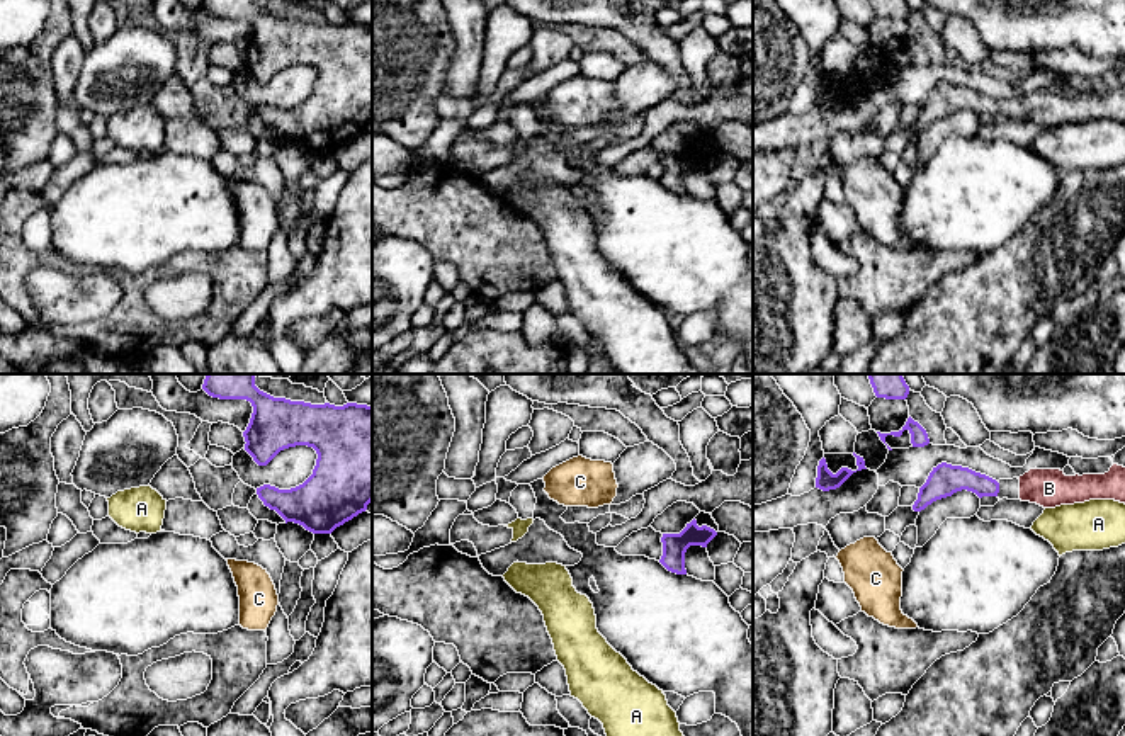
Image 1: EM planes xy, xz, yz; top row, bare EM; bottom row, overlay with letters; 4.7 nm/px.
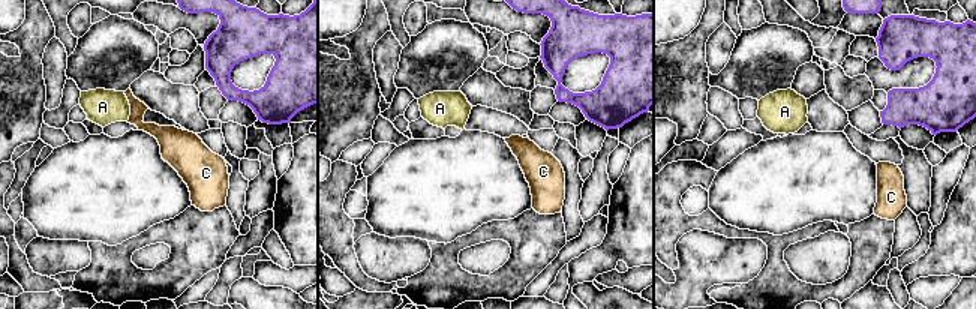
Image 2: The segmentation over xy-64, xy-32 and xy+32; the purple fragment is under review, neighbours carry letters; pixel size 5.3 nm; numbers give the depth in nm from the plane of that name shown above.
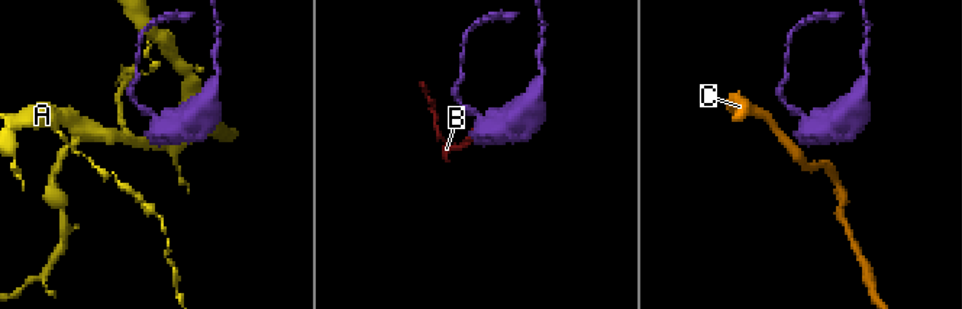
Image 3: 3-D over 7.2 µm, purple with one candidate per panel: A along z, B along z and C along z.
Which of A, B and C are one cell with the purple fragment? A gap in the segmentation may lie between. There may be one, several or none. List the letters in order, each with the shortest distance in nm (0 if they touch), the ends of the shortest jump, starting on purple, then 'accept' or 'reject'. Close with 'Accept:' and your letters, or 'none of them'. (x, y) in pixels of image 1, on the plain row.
A: 220 nm | yz (996, 114), (1034, 141) | reject
B: 100 nm | yz (998, 102), (1018, 97) | accept
C: 220 nm | yz (913, 128), (877, 160) | reject
Accept: B

